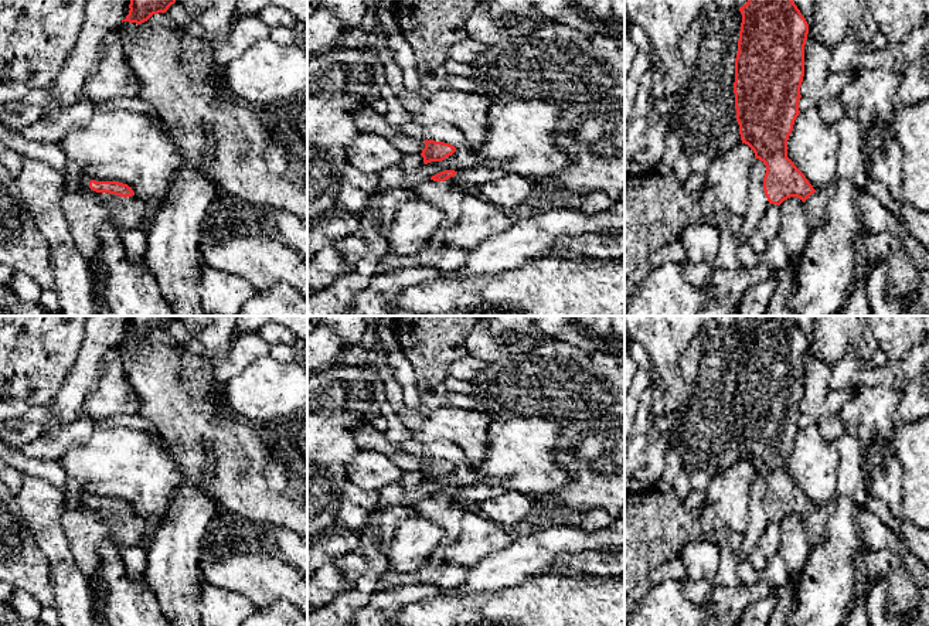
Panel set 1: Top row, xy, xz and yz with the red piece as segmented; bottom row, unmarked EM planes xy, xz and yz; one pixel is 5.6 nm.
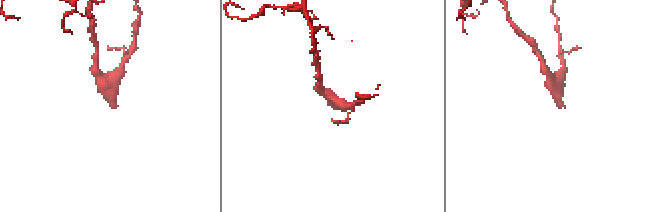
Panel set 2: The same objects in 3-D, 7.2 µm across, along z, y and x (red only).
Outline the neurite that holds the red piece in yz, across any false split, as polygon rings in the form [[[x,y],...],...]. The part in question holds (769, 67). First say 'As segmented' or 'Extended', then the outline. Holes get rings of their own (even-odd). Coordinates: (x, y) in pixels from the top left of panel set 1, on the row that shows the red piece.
Extended. [[[748,0],[742,14],[735,58],[735,109],[742,143],[766,166],[763,191],[769,204],[780,205],[790,197],[803,201],[811,228],[826,225],[826,207],[836,193],[831,183],[817,193],[787,157],[787,140],[799,116],[800,86],[804,76],[804,45],[809,24],[793,0]]]

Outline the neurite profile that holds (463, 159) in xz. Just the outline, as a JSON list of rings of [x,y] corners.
[[[466,146],[456,149],[452,156],[442,161],[423,163],[415,170],[402,170],[398,166],[392,166],[380,173],[380,181],[375,193],[389,188],[405,188],[408,191],[414,191],[418,184],[431,180],[432,176],[440,171],[455,170],[459,173],[473,169],[481,163],[483,160],[477,157],[469,146]]]

